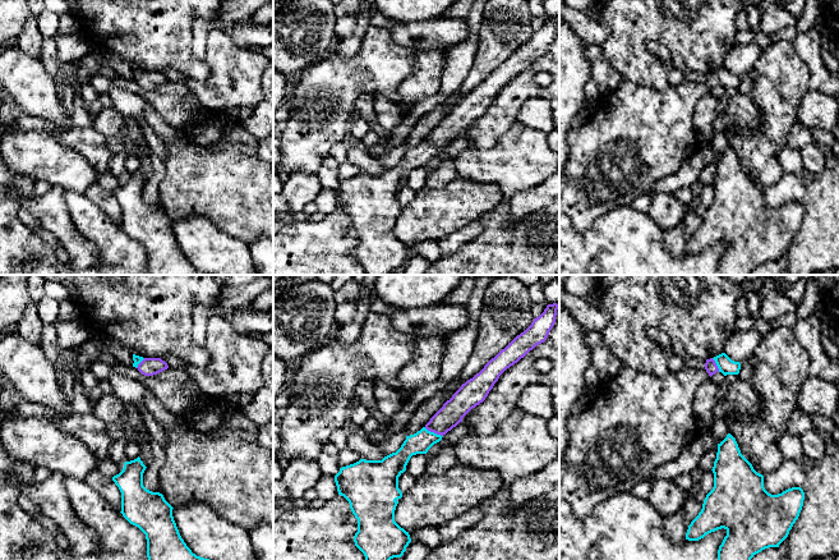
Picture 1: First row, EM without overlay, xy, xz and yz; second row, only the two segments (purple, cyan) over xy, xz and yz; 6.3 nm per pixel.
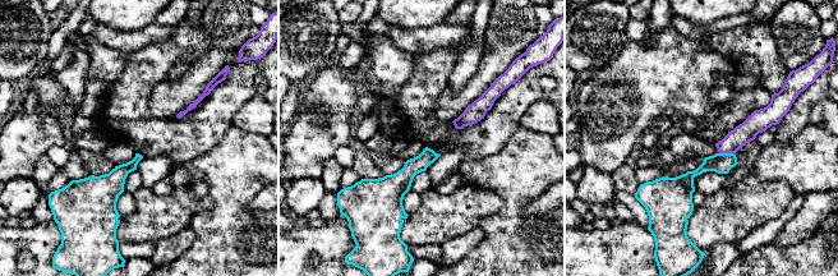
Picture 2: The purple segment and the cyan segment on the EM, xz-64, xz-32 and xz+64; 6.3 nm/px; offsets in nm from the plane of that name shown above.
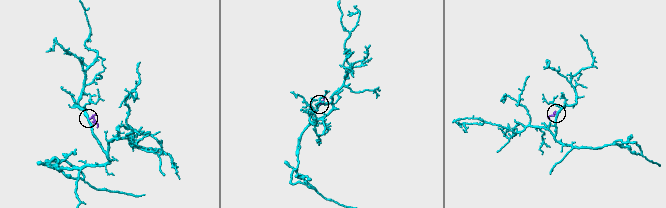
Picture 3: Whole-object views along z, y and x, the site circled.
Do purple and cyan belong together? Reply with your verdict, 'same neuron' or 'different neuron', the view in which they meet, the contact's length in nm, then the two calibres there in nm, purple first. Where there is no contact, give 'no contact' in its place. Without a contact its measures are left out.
same neuron | xz | 130 nm | 150/140 nm

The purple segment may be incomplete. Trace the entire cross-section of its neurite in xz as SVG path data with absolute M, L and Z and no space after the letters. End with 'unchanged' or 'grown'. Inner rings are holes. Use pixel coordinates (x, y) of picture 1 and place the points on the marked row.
M548 304L531 325L517 335L484 368L467 380L416 433L406 436L401 447L382 460L365 460L340 468L335 476L338 495L344 496L358 519L355 546L365 560L401 557L411 542L409 532L395 522L395 510L402 492L398 477L412 455L428 450L483 403L499 376L544 343L554 326L558 304Z | grown

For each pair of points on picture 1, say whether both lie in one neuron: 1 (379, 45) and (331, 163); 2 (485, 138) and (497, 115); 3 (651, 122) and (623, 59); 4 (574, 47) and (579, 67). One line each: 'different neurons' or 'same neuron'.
1: different neurons
2: same neuron
3: different neurons
4: same neuron

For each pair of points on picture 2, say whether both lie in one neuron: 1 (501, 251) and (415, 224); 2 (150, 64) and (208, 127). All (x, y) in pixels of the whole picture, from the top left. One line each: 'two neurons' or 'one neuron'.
1: two neurons
2: one neuron

